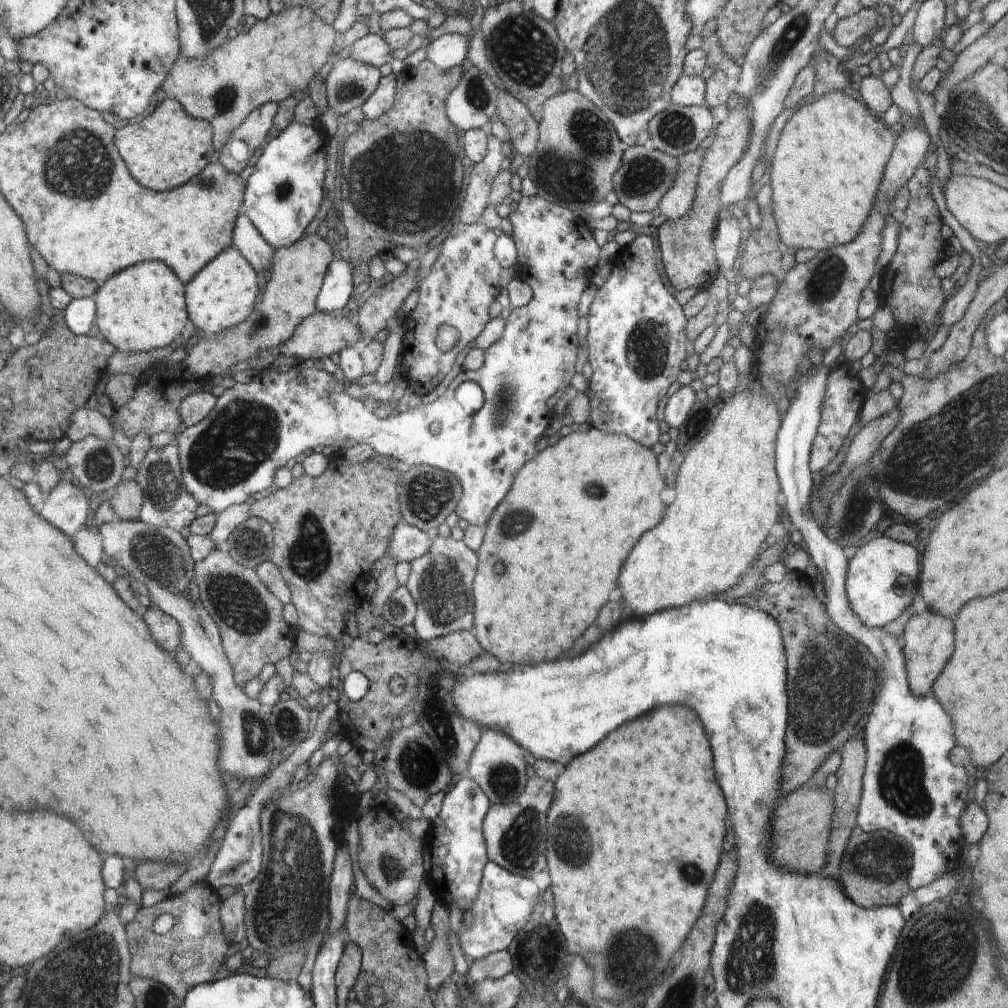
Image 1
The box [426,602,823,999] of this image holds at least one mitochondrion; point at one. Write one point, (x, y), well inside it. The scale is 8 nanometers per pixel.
(751, 964)

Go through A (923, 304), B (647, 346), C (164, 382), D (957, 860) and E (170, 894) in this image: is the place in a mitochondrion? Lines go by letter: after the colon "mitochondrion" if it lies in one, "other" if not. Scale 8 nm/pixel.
A: other
B: mitochondrion
C: other
D: other
E: other

